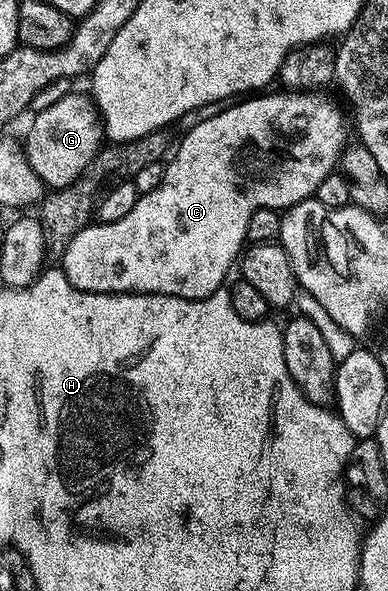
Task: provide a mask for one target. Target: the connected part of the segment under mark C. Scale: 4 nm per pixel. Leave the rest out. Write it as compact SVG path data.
M279 90L280 92L269 91L267 94L252 94L247 98L241 99L239 102L229 103L222 110L222 114L218 114L214 118L206 118L202 122L198 122L198 126L187 129L183 133L184 137L180 140L180 145L175 148L171 153L170 159L164 164L164 177L162 182L158 182L158 186L154 186L154 190L143 193L138 198L138 202L134 202L134 210L130 210L130 214L126 214L122 218L118 218L118 222L110 222L109 224L102 224L99 222L93 222L88 225L88 227L83 228L78 234L74 234L74 238L70 242L70 246L66 246L64 255L62 257L62 270L66 274L66 278L70 283L73 284L78 290L83 292L115 292L117 294L139 294L141 296L177 296L178 298L186 298L187 300L201 300L206 298L210 294L217 292L219 288L225 287L226 281L224 279L228 276L228 271L233 271L234 265L239 261L242 255L242 249L245 247L246 241L248 240L248 227L250 226L250 214L254 214L254 210L259 208L275 208L277 210L287 210L293 208L298 202L315 197L316 191L318 190L318 182L322 182L322 178L326 178L332 171L337 167L339 154L342 150L345 138L344 137L344 120L346 124L346 116L339 112L330 101L324 97L324 94L317 94L316 92L293 92L291 90Z

